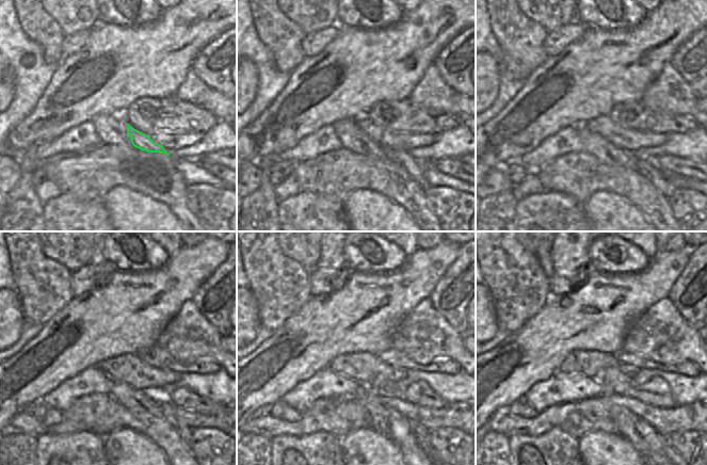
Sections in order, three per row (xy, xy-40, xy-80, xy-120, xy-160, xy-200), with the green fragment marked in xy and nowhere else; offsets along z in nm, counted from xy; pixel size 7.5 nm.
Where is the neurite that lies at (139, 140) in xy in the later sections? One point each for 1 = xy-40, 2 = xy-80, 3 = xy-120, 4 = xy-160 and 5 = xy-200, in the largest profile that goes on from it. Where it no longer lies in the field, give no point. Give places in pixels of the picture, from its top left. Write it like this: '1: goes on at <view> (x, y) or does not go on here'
1: goes on at xy-40 (414, 167)
2: goes on at xy-80 (645, 166)
3: goes on at xy-120 (167, 409)
4: goes on at xy-160 (422, 433)
5: goes on at xy-200 (667, 447)

